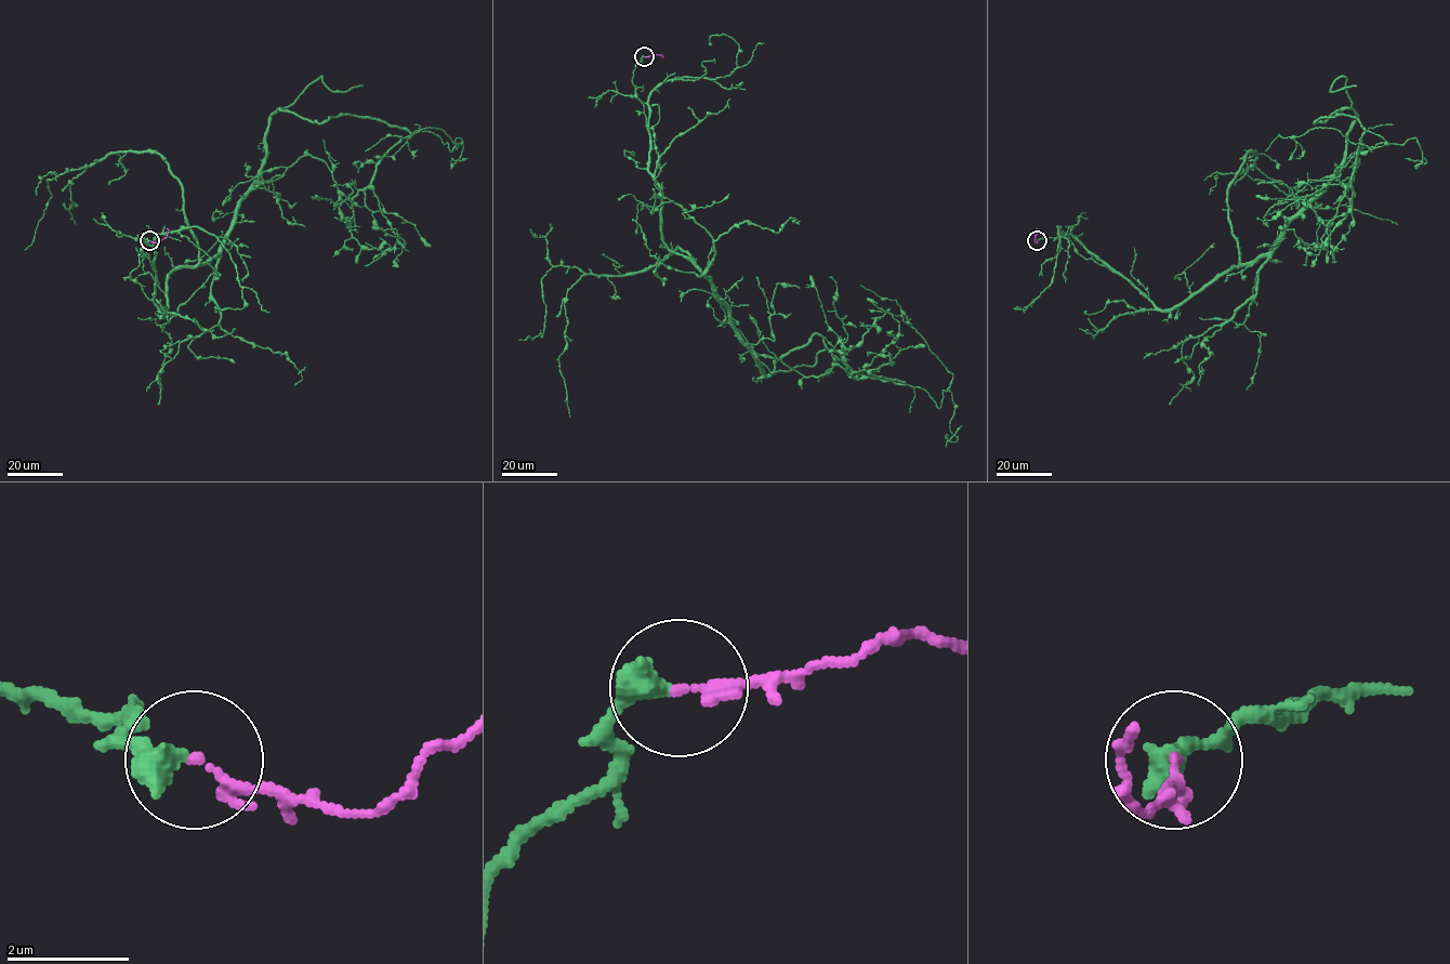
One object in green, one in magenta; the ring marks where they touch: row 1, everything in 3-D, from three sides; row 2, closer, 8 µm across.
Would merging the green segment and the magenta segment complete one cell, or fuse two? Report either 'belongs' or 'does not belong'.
does not belong

